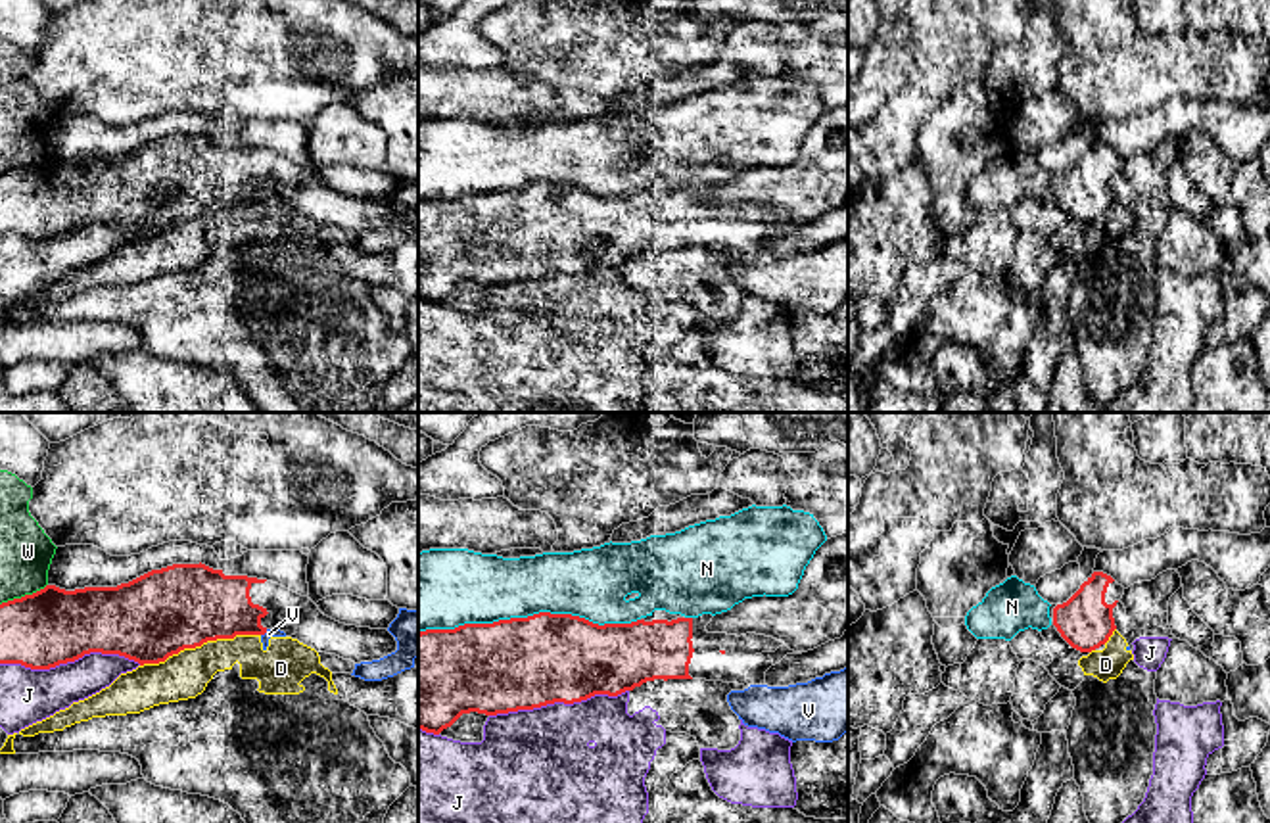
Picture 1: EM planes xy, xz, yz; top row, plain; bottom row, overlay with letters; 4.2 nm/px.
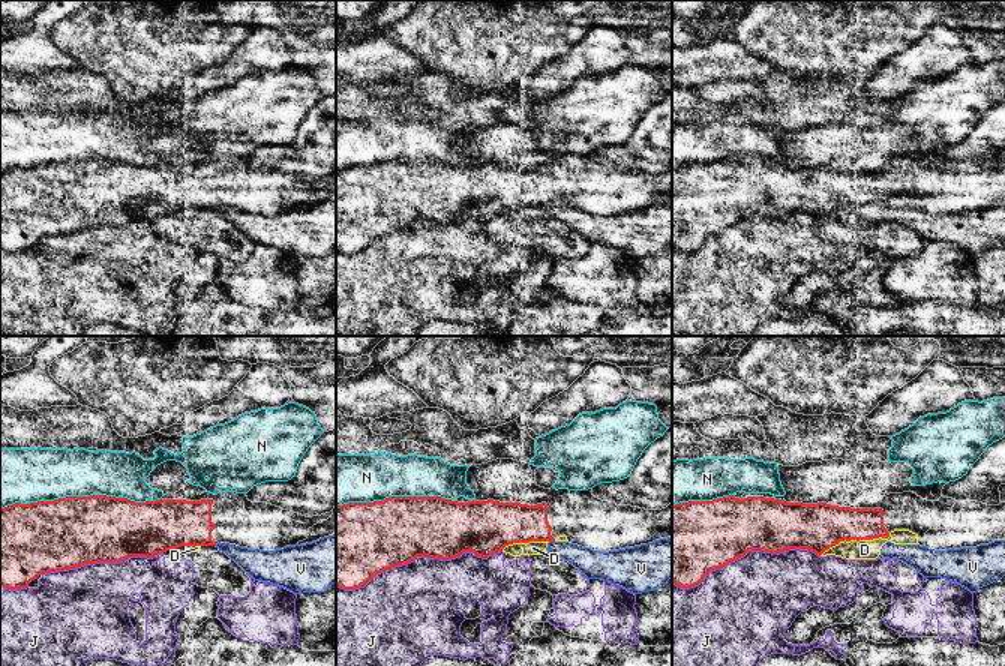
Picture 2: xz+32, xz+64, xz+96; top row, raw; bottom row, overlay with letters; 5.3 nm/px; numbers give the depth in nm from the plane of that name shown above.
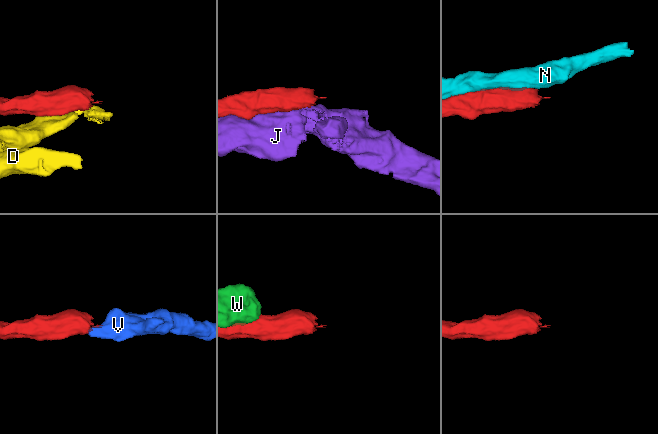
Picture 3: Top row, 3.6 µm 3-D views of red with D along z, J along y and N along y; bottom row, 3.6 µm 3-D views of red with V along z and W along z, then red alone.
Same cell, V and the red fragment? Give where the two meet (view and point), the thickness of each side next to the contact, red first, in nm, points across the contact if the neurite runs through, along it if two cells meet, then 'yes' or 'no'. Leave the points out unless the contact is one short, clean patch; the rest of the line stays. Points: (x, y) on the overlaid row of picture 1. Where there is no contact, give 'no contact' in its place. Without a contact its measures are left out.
xy (263, 634) | 280/40 nm | no

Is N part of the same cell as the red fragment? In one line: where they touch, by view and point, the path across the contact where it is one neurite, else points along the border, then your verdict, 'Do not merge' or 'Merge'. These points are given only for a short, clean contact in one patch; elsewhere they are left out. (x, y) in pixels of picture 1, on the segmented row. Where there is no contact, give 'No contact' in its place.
Touches red at xz (528, 616). Do not merge

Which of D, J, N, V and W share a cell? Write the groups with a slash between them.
D V / J / N / W

